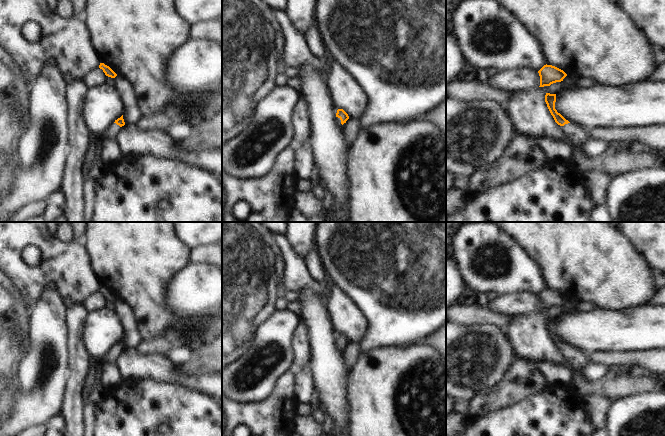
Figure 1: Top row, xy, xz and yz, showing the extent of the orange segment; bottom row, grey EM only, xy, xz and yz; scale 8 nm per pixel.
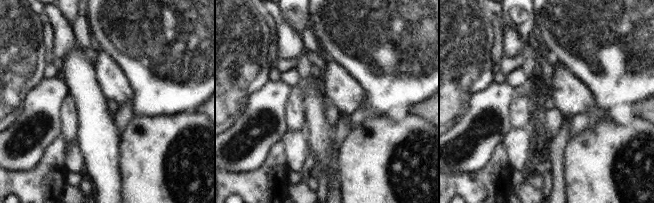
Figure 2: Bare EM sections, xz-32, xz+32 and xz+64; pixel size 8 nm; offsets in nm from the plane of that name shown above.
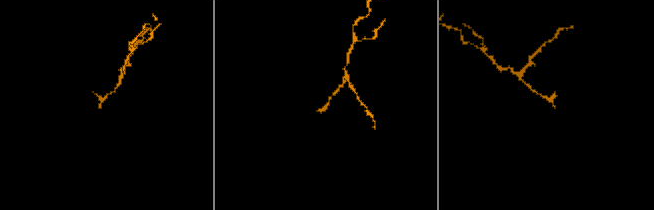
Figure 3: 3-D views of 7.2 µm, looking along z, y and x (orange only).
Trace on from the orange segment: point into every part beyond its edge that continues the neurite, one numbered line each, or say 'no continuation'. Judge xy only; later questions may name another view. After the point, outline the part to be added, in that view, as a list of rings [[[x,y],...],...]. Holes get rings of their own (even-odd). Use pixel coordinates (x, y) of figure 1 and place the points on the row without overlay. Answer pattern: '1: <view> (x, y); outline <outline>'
1: xy (112, 355); outline [[[112,347],[111,350],[102,358],[103,363],[115,363],[120,353],[121,351],[119,349]]]

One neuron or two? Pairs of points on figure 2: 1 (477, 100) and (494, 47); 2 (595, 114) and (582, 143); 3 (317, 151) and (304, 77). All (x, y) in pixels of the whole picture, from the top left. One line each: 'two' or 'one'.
1: two
2: two
3: one

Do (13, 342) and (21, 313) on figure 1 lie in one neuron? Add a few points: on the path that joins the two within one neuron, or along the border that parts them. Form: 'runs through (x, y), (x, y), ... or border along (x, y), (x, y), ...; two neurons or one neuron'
runs through (13, 335), (14, 320); one neuron

